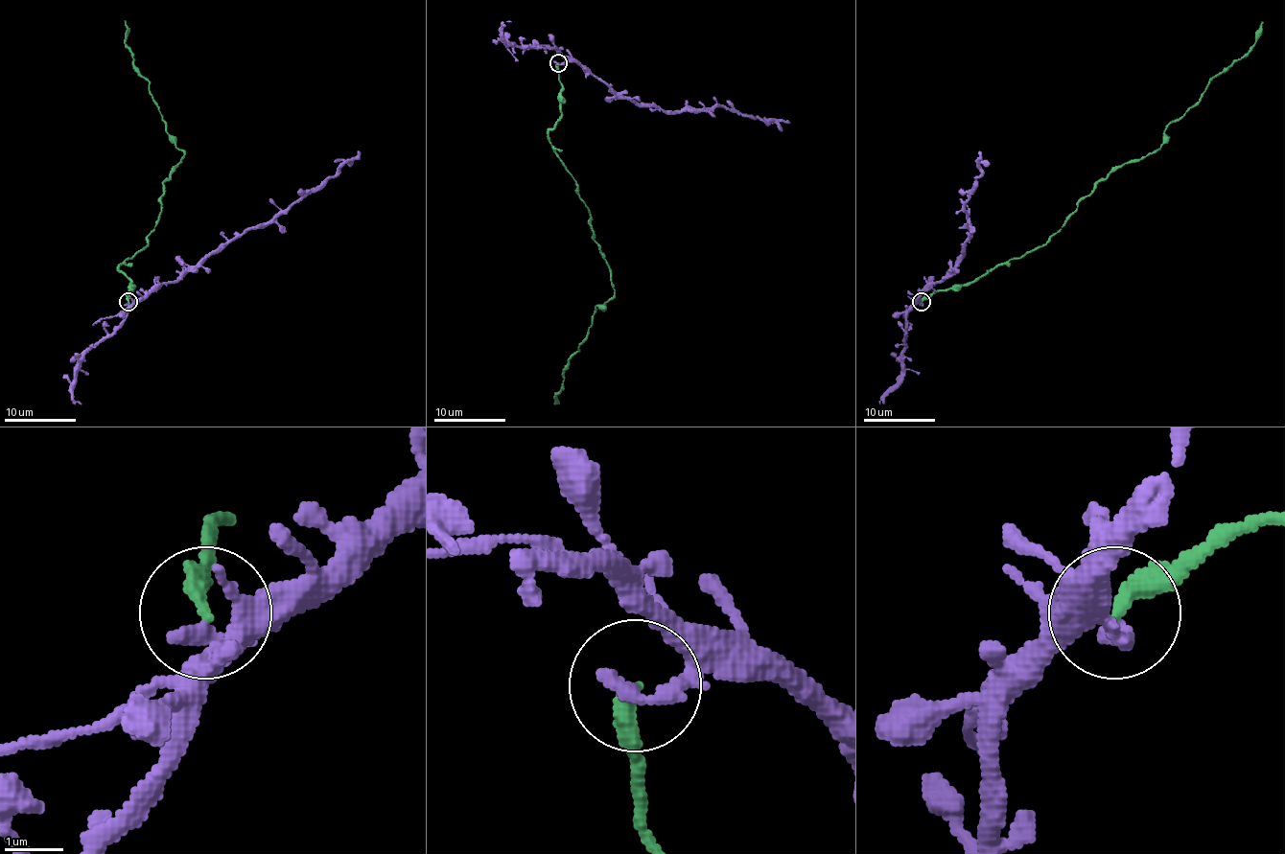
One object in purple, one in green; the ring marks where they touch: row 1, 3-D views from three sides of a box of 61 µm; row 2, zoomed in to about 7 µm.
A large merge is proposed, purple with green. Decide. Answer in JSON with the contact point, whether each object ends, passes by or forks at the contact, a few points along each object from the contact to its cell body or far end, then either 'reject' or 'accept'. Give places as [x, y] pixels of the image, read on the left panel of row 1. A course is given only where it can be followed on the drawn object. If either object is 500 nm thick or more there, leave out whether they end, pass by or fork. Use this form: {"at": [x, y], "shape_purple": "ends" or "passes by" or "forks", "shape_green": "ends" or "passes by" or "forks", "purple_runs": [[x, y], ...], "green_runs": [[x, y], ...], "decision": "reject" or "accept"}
{"at": [128, 302], "shape_purple": "ends", "shape_green": "ends", "purple_runs": [[128, 303], [135, 305], [164, 284], [176, 282], [246, 229], [265, 227], [329, 179], [358, 150]], "green_runs": [[128, 301], [131, 284], [121, 265], [148, 243], [164, 183], [183, 154], [133, 64], [125, 21]], "decision": "reject"}

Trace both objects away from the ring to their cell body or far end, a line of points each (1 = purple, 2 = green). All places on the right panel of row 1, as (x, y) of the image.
1: (921, 303), (921, 295), (941, 281), (964, 254), (969, 229), (966, 202), (980, 173), (980, 150)
2: (921, 301), (972, 283), (1044, 243), (1098, 183), (1160, 147), (1164, 129), (1245, 54), (1263, 21)

